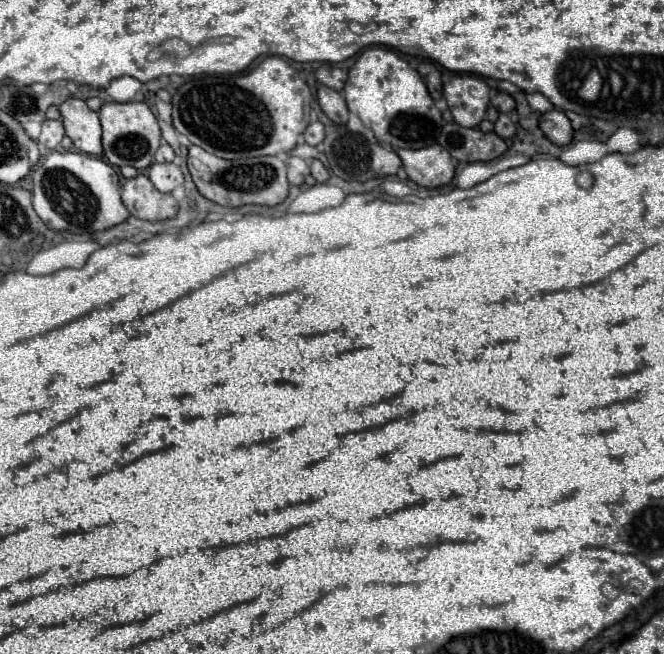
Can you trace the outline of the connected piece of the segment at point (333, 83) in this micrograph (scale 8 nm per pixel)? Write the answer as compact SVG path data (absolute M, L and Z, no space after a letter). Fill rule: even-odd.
M329 63L321 65L317 69L315 77L317 77L317 81L321 85L325 85L325 87L329 87L333 91L343 91L343 85L347 81L347 73L343 69L339 69L337 65L329 65Z

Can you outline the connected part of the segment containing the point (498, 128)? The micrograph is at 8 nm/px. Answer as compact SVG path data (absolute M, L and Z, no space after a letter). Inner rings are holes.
M499 113L499 119L495 121L495 133L503 139L509 139L515 135L515 123L509 119L509 115Z

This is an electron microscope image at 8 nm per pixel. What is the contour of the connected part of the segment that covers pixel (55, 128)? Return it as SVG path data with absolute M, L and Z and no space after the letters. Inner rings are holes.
M45 121L43 131L39 135L39 143L47 149L57 149L63 135L65 135L65 129L63 129L61 121Z

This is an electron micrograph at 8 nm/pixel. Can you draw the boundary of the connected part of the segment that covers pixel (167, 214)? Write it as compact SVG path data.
M141 173L123 183L121 201L133 217L145 221L173 219L179 209L179 203L171 195L159 193Z

